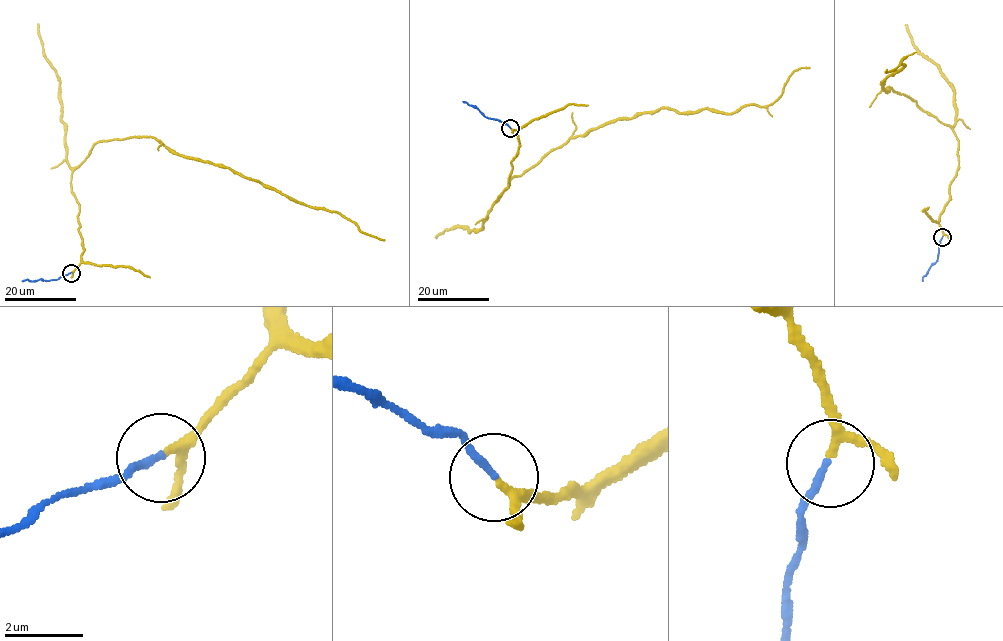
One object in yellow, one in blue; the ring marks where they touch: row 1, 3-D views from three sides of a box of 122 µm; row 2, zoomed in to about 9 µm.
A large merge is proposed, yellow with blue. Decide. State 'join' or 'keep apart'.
join

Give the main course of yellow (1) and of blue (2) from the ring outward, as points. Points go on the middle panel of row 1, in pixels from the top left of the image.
1: (511, 128), (519, 143), (496, 201), (509, 179), (570, 139), (664, 108), (765, 107), (795, 70), (809, 68)
2: (510, 128), (463, 101)

